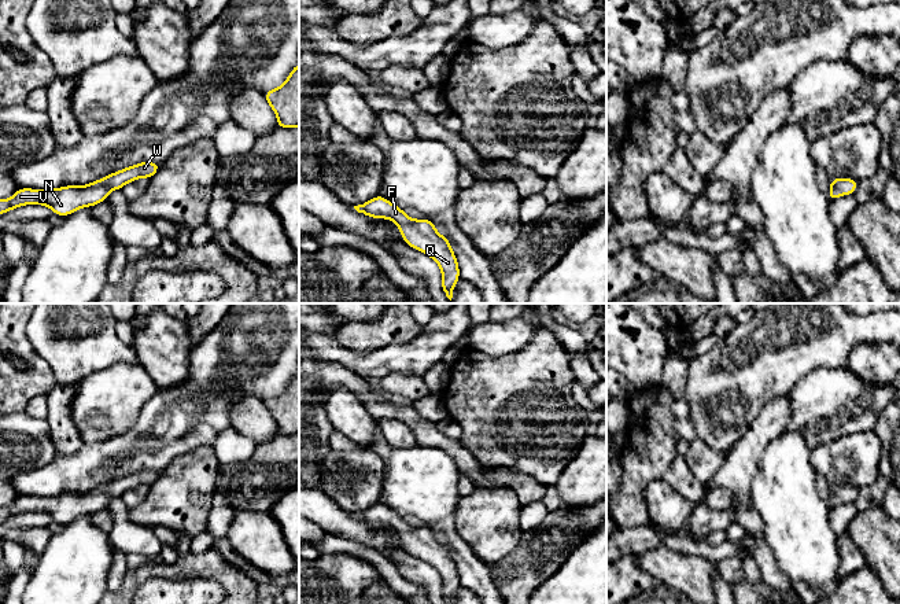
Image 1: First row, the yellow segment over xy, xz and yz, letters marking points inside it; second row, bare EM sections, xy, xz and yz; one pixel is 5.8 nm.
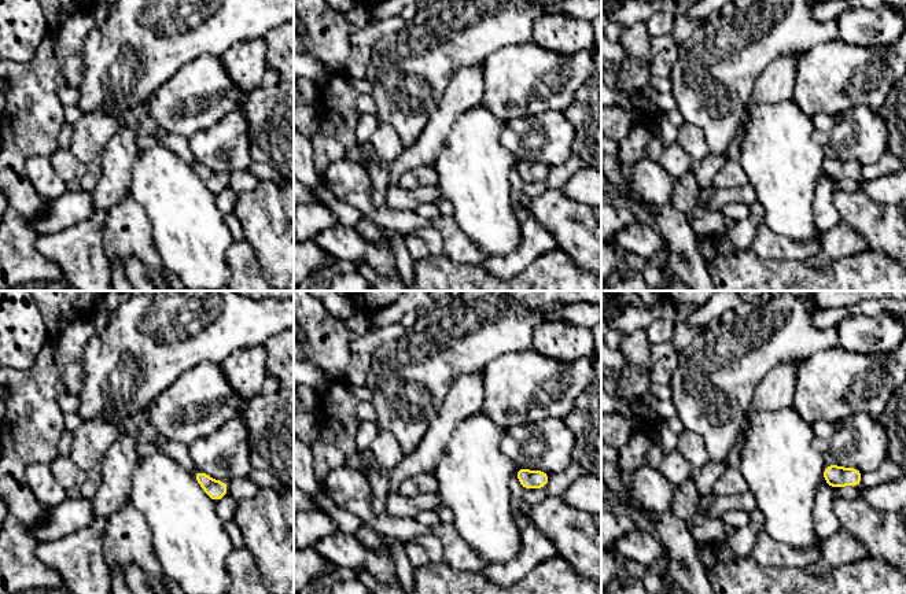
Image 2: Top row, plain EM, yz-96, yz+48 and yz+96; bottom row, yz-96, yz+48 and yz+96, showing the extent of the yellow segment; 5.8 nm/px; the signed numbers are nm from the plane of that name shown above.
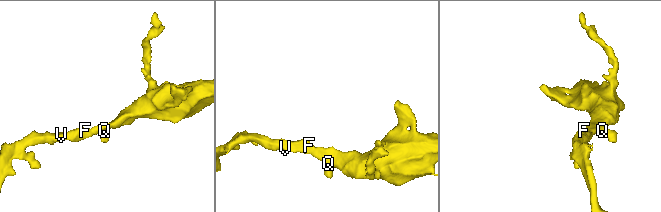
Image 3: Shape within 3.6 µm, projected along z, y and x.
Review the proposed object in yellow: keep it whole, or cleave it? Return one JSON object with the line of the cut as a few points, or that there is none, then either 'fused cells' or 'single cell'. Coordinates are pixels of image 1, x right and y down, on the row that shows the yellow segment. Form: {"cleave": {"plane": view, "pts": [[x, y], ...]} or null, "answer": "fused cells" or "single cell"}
{"cleave": null, "answer": "single cell"}

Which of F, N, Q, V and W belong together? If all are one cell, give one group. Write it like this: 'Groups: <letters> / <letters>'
Groups: F N Q V W

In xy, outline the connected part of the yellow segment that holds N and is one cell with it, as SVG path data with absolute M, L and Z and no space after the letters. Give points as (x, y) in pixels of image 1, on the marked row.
M140 162L88 185L66 185L55 189L19 188L10 199L0 200L0 214L23 205L44 205L48 206L54 214L64 217L81 207L99 205L108 199L110 191L122 189L122 187L130 181L141 177L151 178L159 167L161 163L156 162Z

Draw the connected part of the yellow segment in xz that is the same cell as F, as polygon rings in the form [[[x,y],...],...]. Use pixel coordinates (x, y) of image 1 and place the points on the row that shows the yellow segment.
[[[380,195],[366,203],[354,206],[354,209],[372,218],[388,218],[395,222],[407,246],[423,251],[440,266],[442,291],[451,301],[454,286],[460,279],[458,262],[449,239],[438,233],[429,218],[412,220],[402,209]]]

